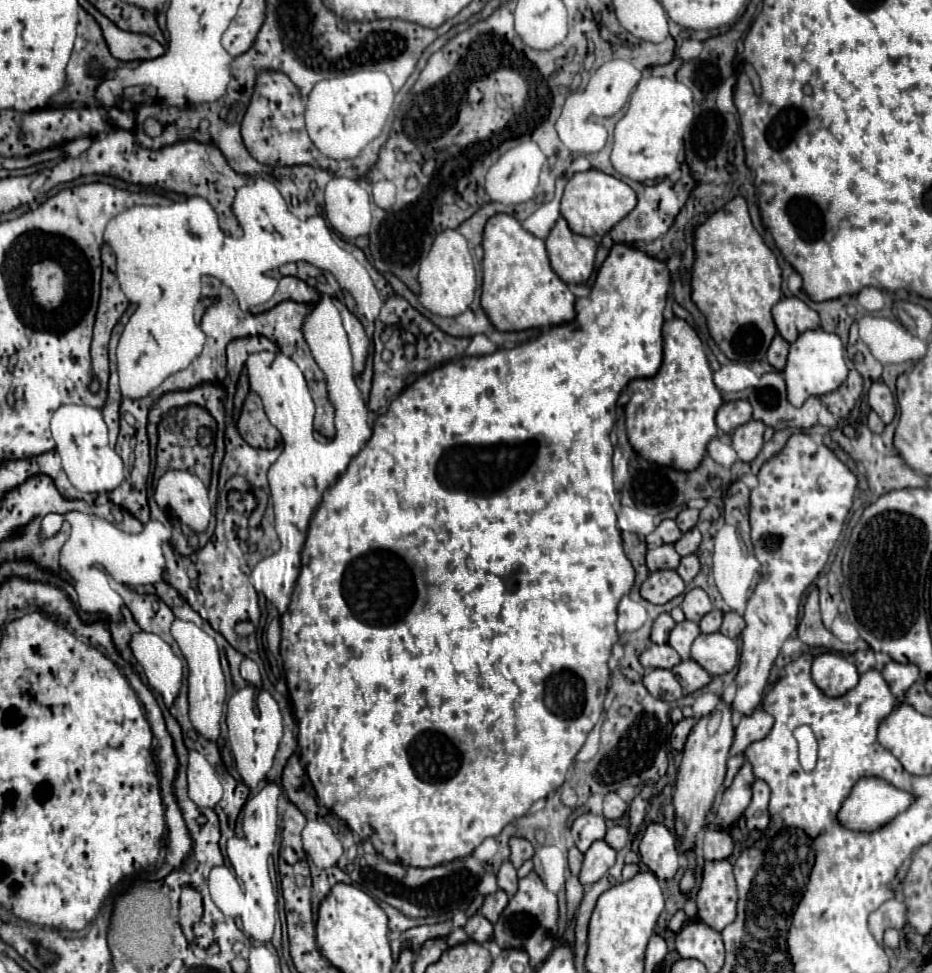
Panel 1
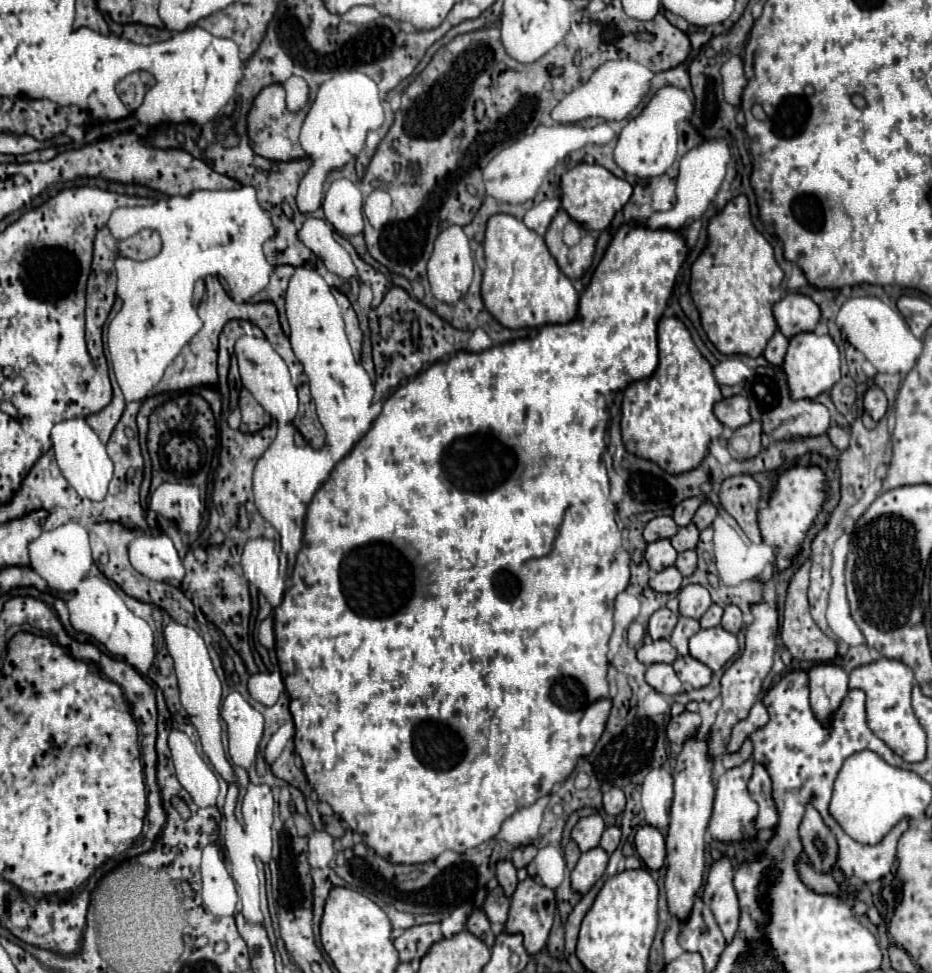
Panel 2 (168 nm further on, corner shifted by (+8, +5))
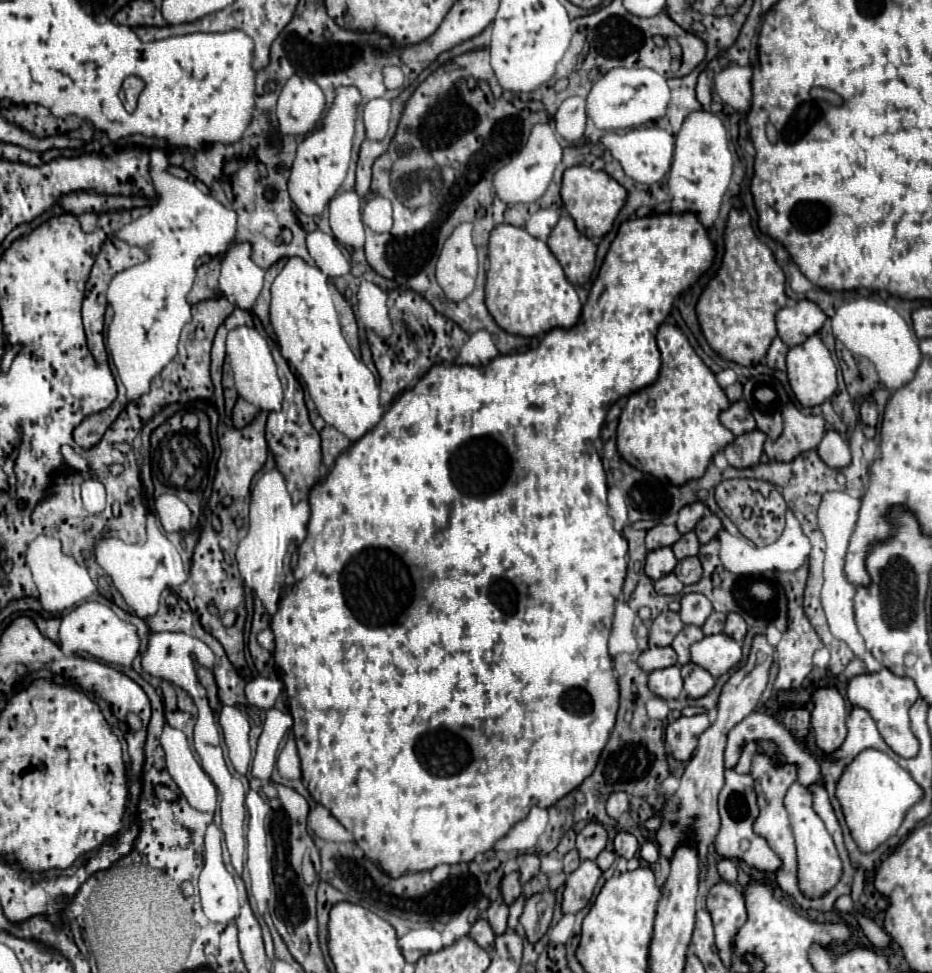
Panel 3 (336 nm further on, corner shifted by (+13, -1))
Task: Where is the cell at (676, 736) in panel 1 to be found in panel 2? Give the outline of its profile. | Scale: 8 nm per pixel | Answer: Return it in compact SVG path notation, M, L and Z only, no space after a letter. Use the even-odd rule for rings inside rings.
M683 712L675 718L669 720L667 724L667 738L671 744L677 744L681 746L689 736L693 736L701 726L701 718L699 714L693 714L693 712Z

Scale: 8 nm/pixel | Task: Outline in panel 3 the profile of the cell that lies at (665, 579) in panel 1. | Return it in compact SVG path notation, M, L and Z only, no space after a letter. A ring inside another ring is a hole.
M668 574L668 576L660 578L660 580L656 580L654 588L658 590L658 594L680 594L684 584L676 578L676 574Z

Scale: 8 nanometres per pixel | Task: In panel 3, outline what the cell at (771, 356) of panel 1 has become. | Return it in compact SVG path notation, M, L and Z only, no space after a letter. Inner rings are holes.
M774 338L766 354L766 364L776 370L786 370L786 354L788 354L788 346L780 338Z

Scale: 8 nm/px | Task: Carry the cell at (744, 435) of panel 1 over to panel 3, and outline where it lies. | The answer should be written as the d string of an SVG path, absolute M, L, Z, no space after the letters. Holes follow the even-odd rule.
M752 430L752 432L746 432L746 434L738 436L736 444L740 446L742 452L740 452L740 456L736 456L734 468L756 466L760 462L762 450L764 450L764 440L766 440L766 434L760 432L760 430Z

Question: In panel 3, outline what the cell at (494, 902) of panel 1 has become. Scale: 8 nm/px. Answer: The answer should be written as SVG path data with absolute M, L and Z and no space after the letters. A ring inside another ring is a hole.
M498 898L488 908L488 922L490 922L494 934L504 934L506 920L508 920L508 906L504 904L502 898Z

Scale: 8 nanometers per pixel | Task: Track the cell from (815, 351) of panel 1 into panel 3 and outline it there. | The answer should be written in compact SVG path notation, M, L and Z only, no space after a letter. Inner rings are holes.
M818 334L790 348L788 380L802 406L818 406L836 392L836 366Z

